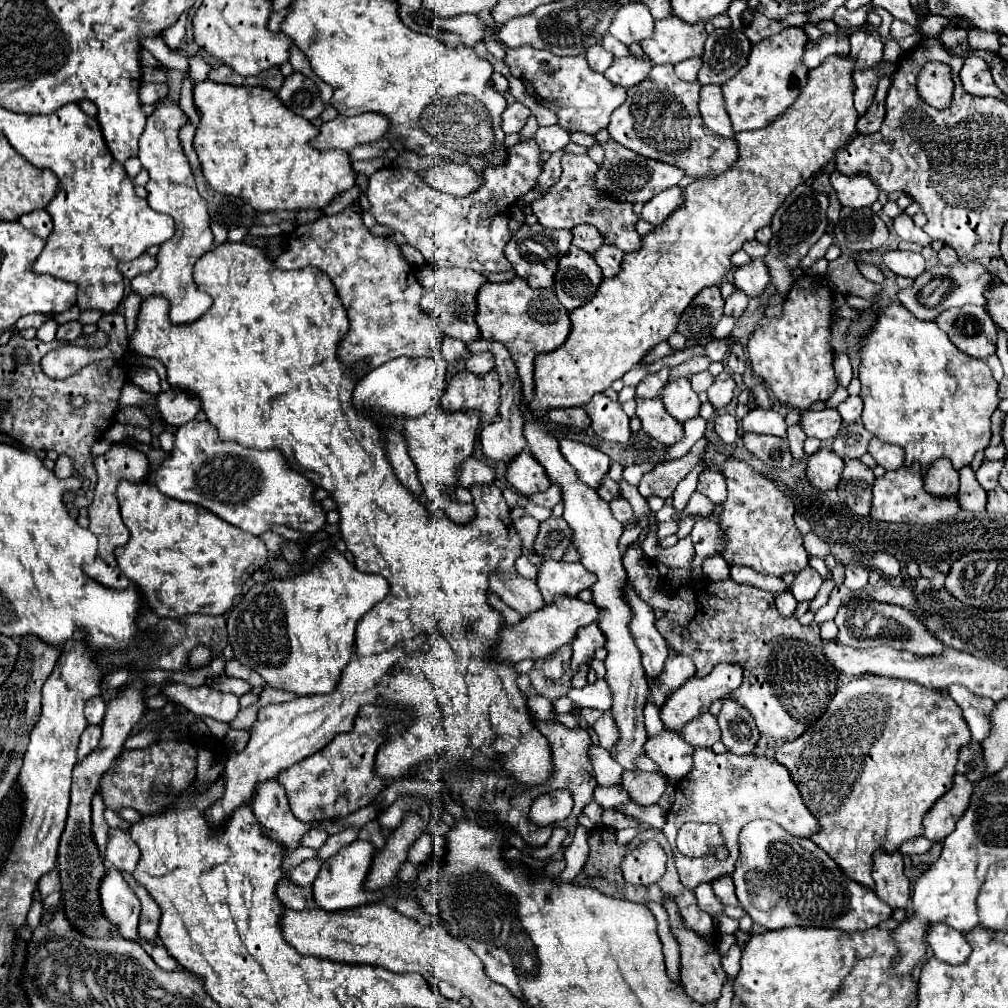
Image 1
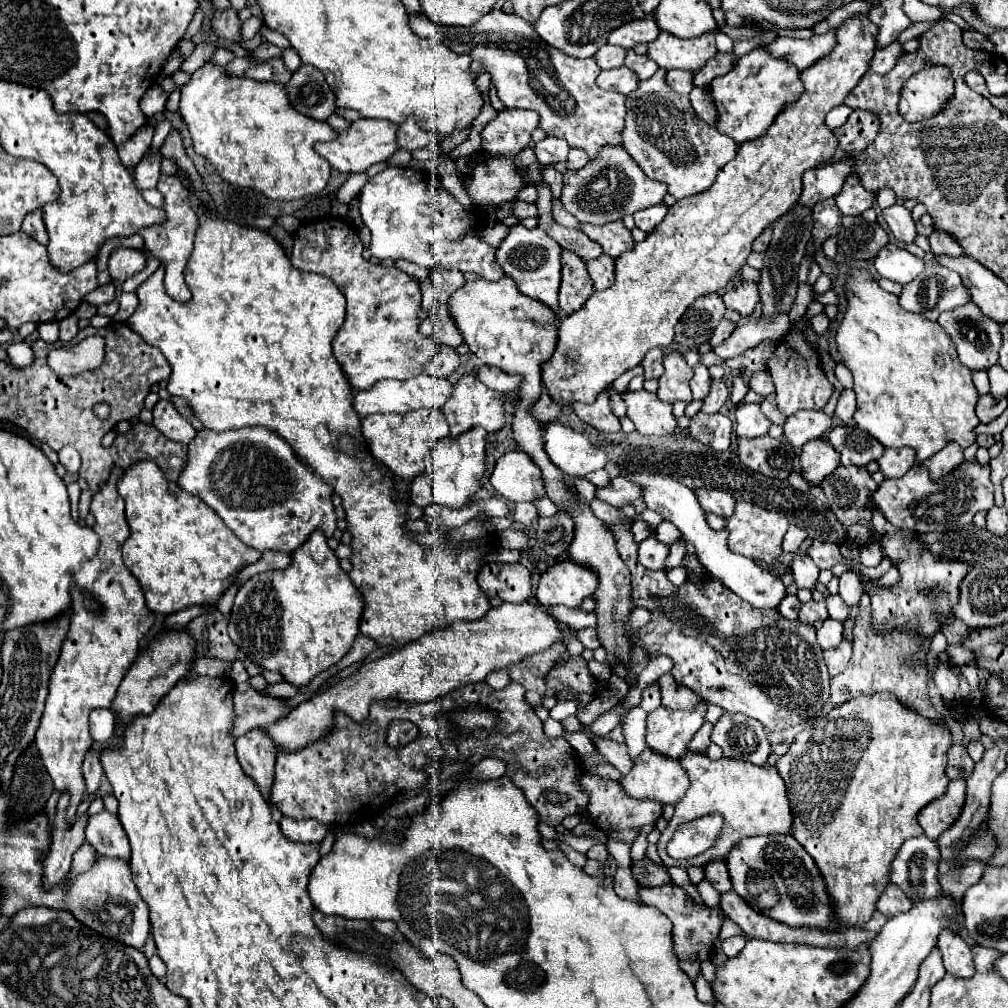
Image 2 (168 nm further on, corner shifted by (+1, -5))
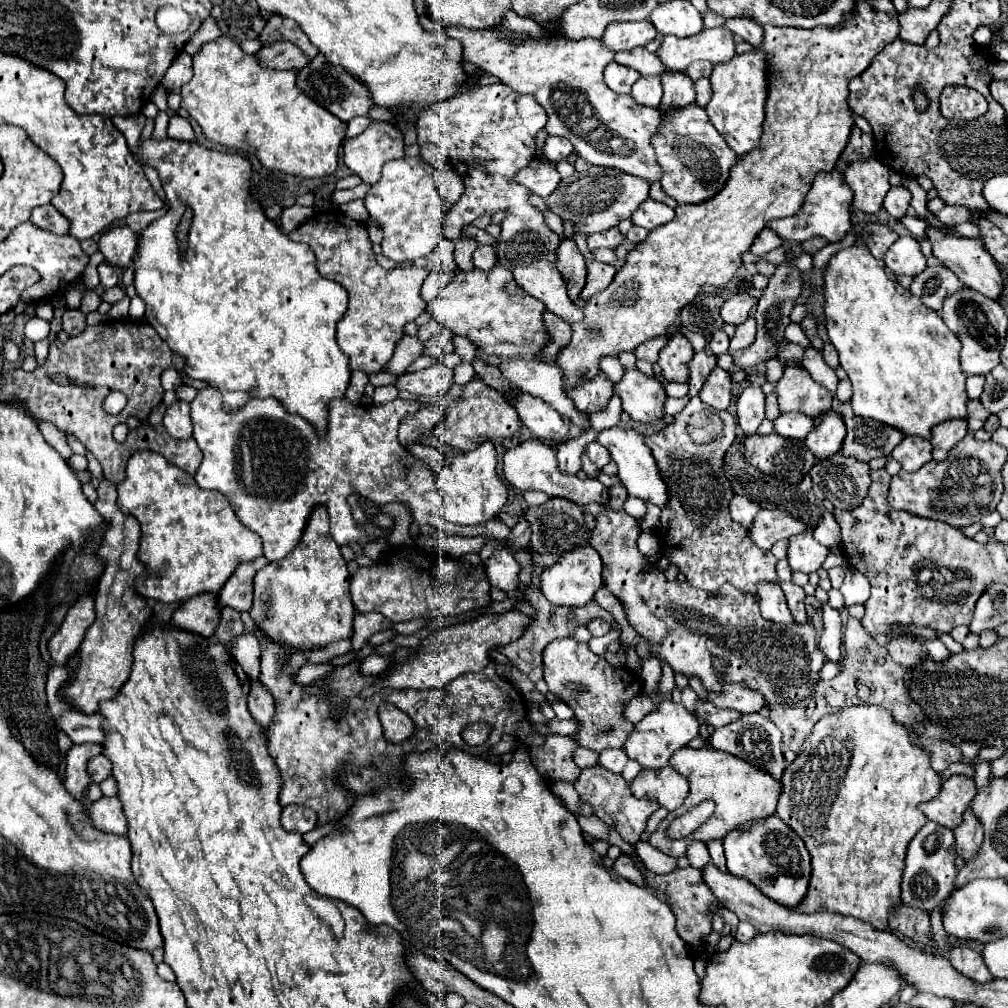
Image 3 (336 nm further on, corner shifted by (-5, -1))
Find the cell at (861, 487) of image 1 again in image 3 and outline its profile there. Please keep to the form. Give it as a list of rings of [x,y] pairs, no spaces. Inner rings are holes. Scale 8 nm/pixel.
[[[841,452],[827,460],[819,460],[809,476],[821,488],[825,498],[841,510],[857,508],[867,496],[871,484],[869,466],[855,458],[847,458]]]

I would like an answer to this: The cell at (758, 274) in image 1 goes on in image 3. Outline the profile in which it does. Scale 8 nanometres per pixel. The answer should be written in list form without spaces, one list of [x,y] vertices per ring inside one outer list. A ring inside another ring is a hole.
[[[745,292],[729,296],[721,308],[723,324],[731,324],[731,326],[743,324],[743,320],[747,320],[747,316],[755,304],[757,304],[757,298],[745,294]]]

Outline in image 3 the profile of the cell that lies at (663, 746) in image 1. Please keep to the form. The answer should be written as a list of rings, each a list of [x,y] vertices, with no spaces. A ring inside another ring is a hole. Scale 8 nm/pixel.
[[[671,766],[661,770],[641,770],[631,782],[631,792],[639,798],[657,800],[663,808],[677,810],[689,794],[689,782]]]

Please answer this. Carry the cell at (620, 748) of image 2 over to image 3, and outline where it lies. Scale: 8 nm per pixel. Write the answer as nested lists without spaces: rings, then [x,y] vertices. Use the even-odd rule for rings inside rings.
[[[603,750],[599,754],[599,766],[603,766],[609,772],[621,774],[625,764],[627,764],[627,756],[623,750]]]

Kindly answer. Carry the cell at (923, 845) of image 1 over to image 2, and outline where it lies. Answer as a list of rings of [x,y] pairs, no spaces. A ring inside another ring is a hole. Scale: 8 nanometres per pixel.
[[[927,836],[909,838],[891,866],[891,880],[897,884],[913,902],[935,896],[939,886],[939,848],[937,842]]]

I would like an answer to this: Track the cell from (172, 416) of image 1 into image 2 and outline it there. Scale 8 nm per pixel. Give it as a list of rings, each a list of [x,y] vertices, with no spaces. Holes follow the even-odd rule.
[[[159,400],[153,408],[153,424],[161,430],[169,440],[189,444],[197,434],[195,428],[177,412],[177,408],[169,400]]]

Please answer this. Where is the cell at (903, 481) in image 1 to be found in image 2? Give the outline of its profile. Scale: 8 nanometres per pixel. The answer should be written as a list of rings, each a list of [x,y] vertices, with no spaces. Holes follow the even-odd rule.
[[[963,462],[939,482],[931,482],[927,468],[915,464],[901,478],[883,480],[871,498],[881,514],[897,528],[909,528],[913,532],[947,532],[971,524],[975,512],[993,508],[993,484],[989,480],[989,468],[977,462]]]

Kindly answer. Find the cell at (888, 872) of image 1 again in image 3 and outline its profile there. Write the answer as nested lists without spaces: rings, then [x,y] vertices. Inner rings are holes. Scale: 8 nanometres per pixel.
[[[903,904],[897,914],[891,914],[889,928],[905,938],[911,938],[917,948],[923,948],[923,944],[931,944],[931,932],[927,932],[929,916],[907,904]]]

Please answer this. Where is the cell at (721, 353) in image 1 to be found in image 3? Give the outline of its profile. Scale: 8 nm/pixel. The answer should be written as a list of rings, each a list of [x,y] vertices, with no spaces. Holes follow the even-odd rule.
[[[749,316],[743,324],[737,326],[735,336],[731,338],[731,350],[747,348],[749,344],[753,344],[753,340],[755,340],[755,318]]]

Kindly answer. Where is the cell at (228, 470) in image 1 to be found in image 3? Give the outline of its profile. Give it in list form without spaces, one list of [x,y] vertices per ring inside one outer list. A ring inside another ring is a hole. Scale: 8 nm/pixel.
[[[205,388],[199,390],[197,398],[191,402],[193,438],[203,452],[203,460],[193,478],[201,488],[219,490],[221,494],[231,498],[231,506],[237,518],[263,538],[263,550],[267,560],[281,560],[297,546],[315,504],[323,504],[329,510],[331,536],[339,546],[351,542],[363,546],[373,542],[375,538],[367,536],[365,530],[361,530],[361,526],[353,520],[351,506],[347,502],[351,494],[367,496],[377,504],[405,504],[411,512],[413,522],[417,522],[419,526],[431,524],[441,530],[445,520],[441,512],[441,496],[435,488],[435,472],[423,460],[415,460],[415,456],[405,450],[397,440],[399,420],[403,420],[403,416],[411,416],[411,412],[419,412],[421,406],[423,404],[417,400],[401,398],[391,400],[391,404],[369,406],[353,404],[347,398],[335,398],[327,406],[327,430],[323,436],[319,436],[315,434],[315,428],[307,424],[307,420],[287,412],[283,404],[279,404],[275,398],[255,398],[243,404],[243,408],[227,412],[221,402],[221,392],[217,392],[217,388]]]

